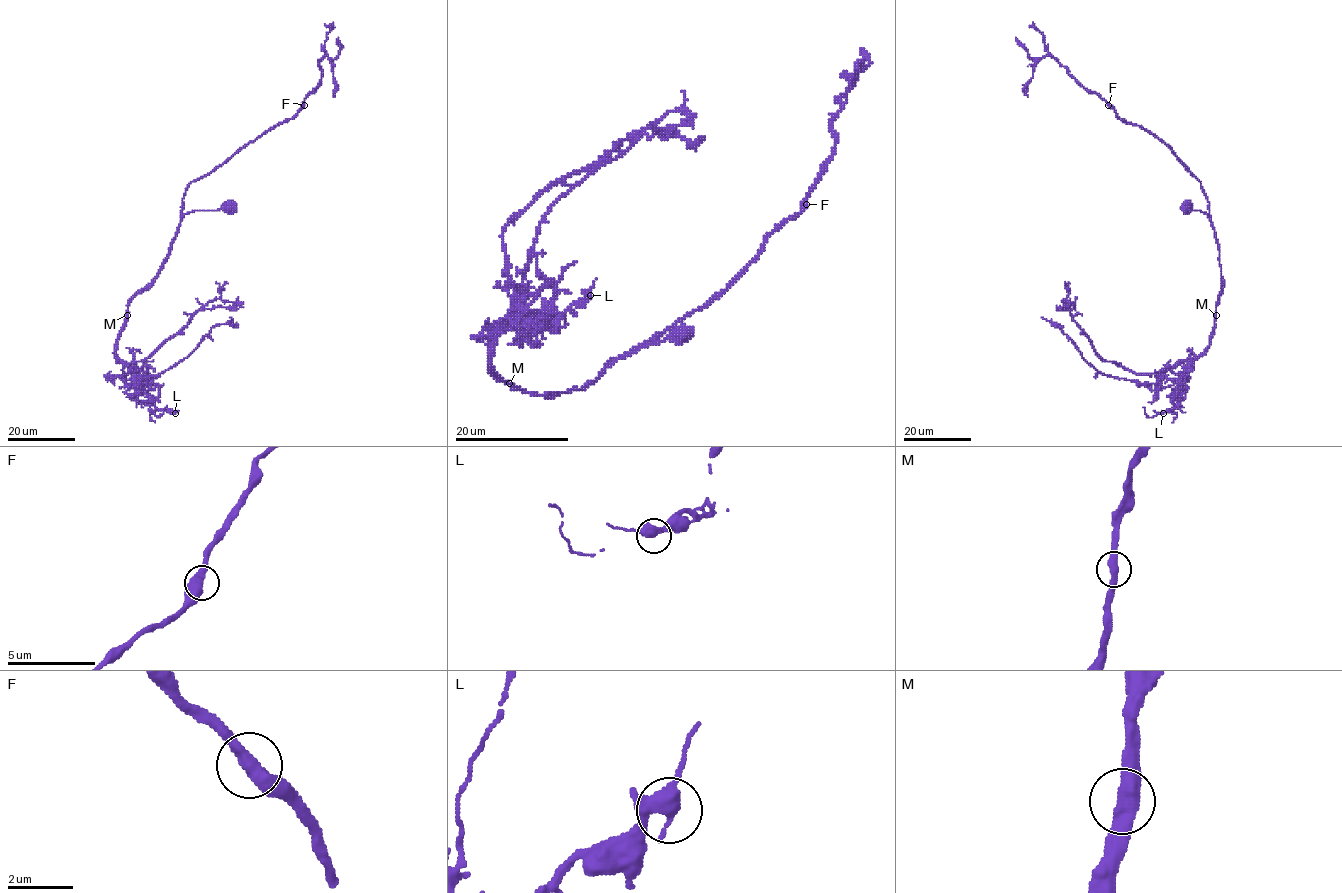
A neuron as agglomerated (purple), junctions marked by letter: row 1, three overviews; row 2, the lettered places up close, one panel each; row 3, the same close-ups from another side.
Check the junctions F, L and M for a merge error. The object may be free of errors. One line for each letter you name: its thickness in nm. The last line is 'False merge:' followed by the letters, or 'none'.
False merge: none

